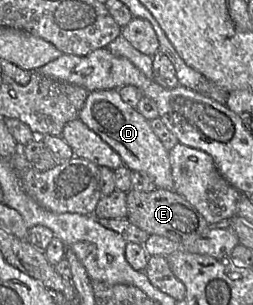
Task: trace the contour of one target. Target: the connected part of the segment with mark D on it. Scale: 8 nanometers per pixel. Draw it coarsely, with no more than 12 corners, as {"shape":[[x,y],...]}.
{"shape":[[118,90],[90,92],[78,119],[124,166],[174,190],[169,151]]}

